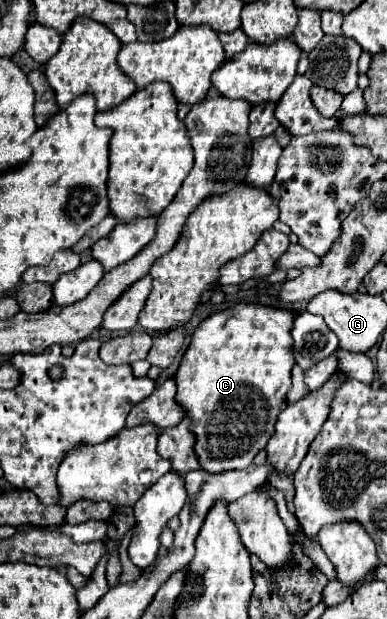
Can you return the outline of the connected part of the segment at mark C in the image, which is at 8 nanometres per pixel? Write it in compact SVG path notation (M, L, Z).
M237 304L203 320L191 336L191 344L183 354L183 360L175 374L175 400L185 410L185 416L191 420L189 430L193 430L195 436L193 450L205 472L221 474L247 468L257 452L267 446L275 430L277 416L285 408L283 404L291 388L291 368L295 364L291 352L293 318L295 314L289 310L277 310L259 304Z

